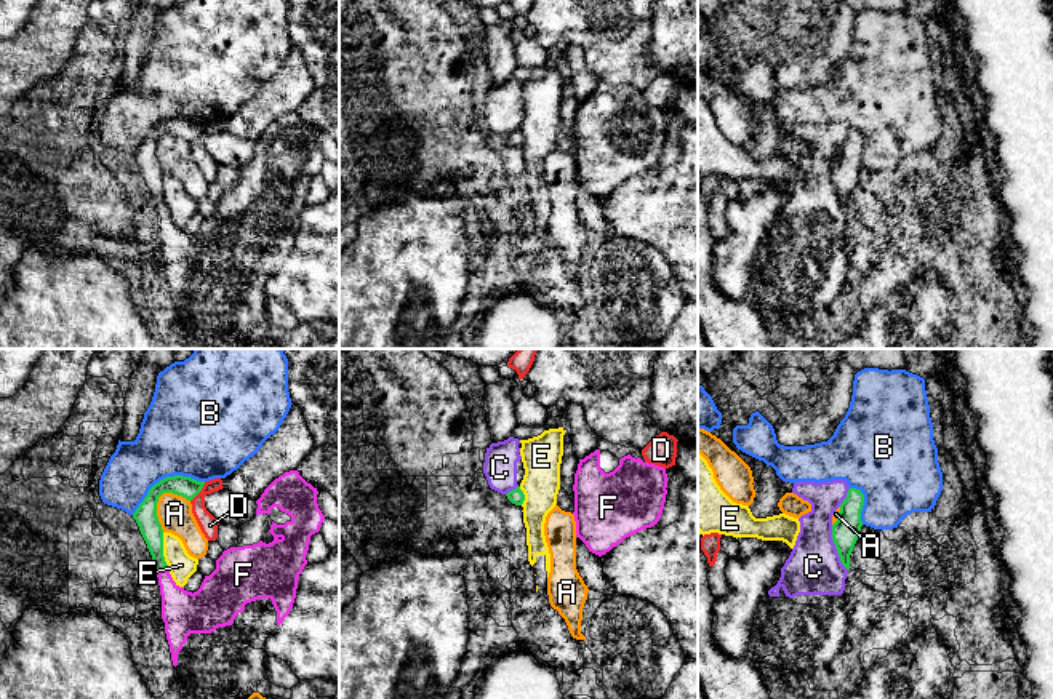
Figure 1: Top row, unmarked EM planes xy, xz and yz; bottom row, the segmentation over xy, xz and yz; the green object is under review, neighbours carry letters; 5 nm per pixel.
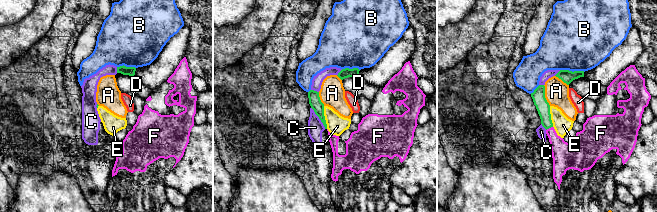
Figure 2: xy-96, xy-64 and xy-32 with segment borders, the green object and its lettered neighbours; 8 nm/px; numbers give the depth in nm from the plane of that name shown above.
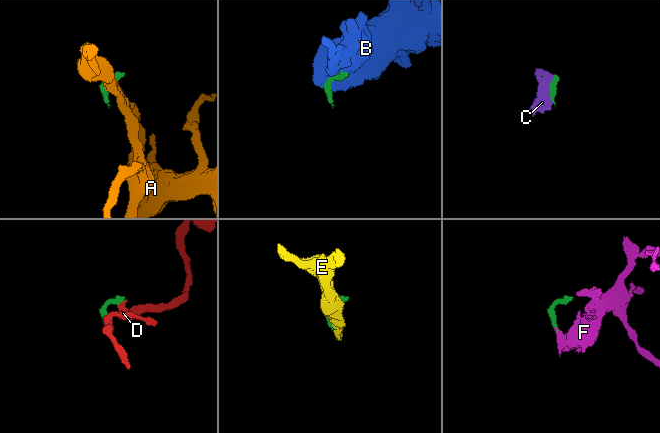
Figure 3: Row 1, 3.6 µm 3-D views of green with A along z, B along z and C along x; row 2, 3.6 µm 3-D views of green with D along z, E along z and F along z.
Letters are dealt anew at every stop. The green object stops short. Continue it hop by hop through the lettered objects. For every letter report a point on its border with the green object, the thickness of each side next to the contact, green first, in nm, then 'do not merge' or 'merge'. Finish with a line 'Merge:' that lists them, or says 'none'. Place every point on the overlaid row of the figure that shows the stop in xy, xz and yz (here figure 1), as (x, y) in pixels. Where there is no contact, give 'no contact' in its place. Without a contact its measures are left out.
A: meets green in xy at (157, 499); 110 nm thick on the green side, 180 nm on the other; do not merge
B: meets green in xy at (164, 479); 110 nm thick on the green side, 420 nm on the other; do not merge
C: meets green in yz at (836, 547); 140 nm thick on the green side, 280 nm on the other; do not merge
D: meets green in xy at (200, 490); 110 nm thick on the green side, 90 nm on the other; do not merge
E: meets green in xy at (162, 551); 110 nm thick on the green side, 140 nm on the other; do not merge
F: meets green in xy at (162, 570); 110 nm thick on the green side, 220 nm on the other; merge
Merge: F

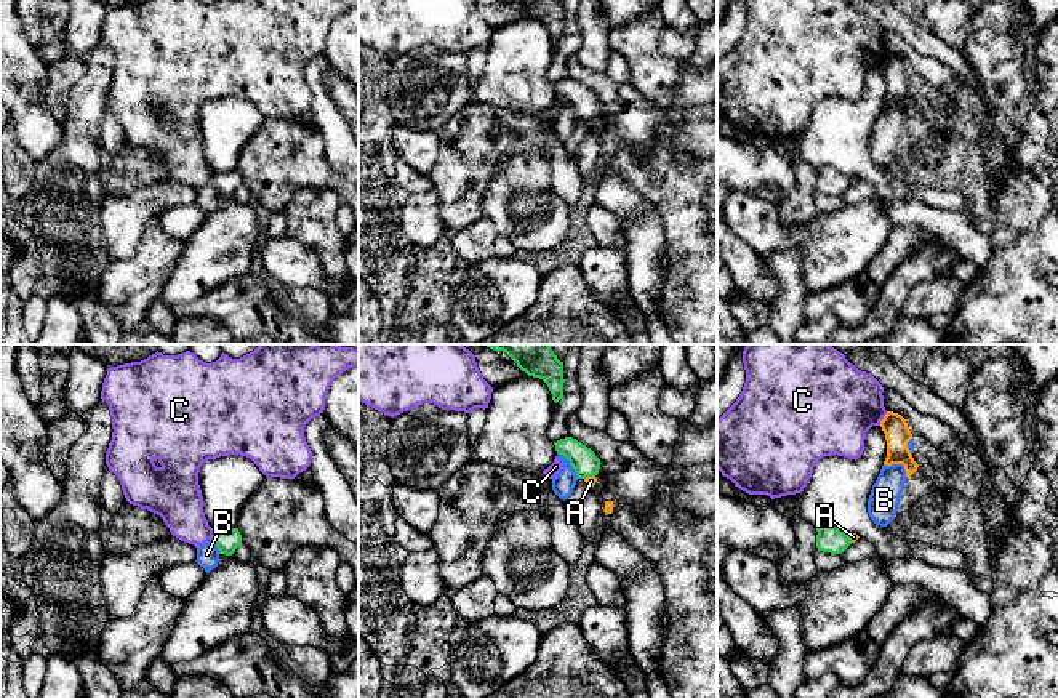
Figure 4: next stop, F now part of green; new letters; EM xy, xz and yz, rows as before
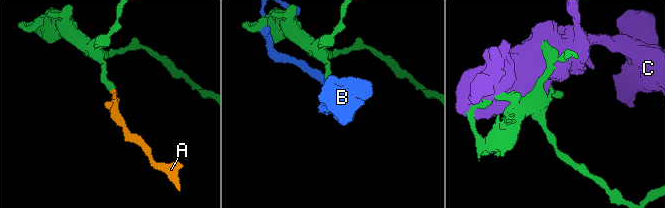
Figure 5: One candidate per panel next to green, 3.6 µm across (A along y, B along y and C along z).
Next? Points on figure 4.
A: meets green in xz at (589, 476); 140 nm thick on the green side, 50 nm on the other; merge
B: meets green in xz at (570, 463); 140 nm thick on the green side, 110 nm on the other; do not merge
C: meets green in xy at (213, 537); 110 nm thick on the green side, 240 nm on the other; do not merge
Merge: A

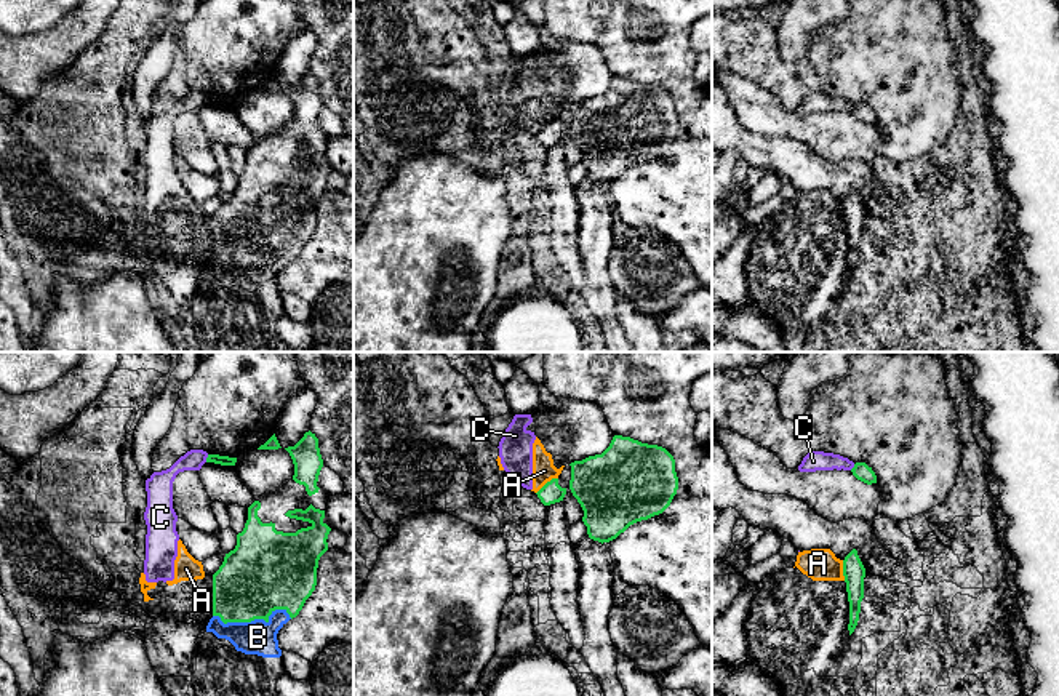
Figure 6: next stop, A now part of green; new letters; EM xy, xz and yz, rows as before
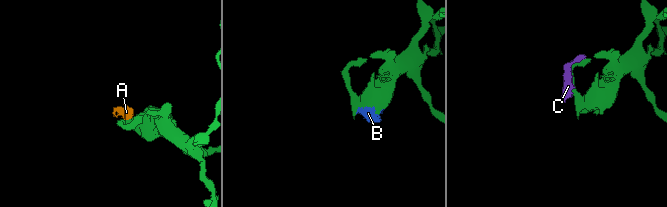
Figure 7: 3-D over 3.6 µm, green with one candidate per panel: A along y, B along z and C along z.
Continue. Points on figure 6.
A: meets green in xz at (546, 484); 110 nm thick on the green side, 110 nm on the other; do not merge
B: meets green in xy at (253, 620); 400 nm thick on the green side, 180 nm on the other; merge
C: meets green in xy at (207, 458); 50 nm thick on the green side, 100 nm on the other; do not merge
Merge: B

